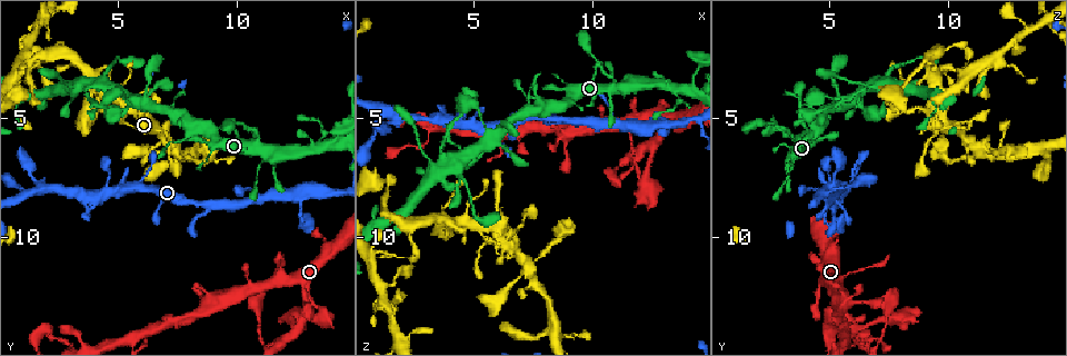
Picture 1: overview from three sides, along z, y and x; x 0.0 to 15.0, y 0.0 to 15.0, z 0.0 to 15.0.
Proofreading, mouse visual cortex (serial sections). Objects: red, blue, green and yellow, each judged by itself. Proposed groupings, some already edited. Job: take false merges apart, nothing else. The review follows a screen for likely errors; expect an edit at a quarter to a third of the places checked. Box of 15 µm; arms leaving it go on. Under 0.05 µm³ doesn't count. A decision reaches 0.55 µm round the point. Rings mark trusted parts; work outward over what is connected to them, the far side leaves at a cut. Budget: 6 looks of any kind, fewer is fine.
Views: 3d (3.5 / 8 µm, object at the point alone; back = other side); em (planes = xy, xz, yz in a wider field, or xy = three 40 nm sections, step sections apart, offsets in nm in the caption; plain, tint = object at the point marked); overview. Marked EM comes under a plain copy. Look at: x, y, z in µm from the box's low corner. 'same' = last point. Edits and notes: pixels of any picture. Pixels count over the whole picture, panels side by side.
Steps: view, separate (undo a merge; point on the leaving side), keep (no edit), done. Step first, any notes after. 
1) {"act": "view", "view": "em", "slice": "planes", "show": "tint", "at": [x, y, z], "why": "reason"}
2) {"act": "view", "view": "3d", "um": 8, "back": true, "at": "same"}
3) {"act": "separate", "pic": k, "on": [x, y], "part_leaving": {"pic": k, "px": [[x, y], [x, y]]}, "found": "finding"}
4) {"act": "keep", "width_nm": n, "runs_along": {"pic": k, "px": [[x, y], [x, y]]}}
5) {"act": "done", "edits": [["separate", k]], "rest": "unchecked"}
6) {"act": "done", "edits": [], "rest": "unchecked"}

{"act": "view", "view": "3d", "um": 3.5, "back": true, "at": [10.9, 5.9, 3.4], "why": "abrupt turn"}

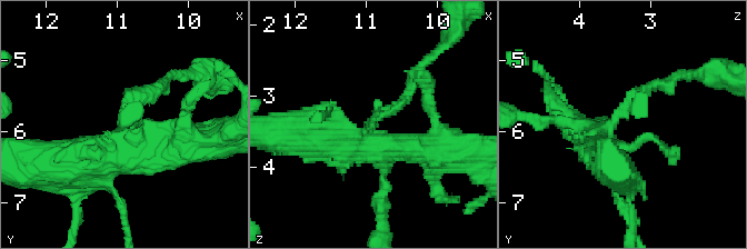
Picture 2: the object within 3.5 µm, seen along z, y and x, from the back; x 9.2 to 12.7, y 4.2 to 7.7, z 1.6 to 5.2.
{"act": "view", "view": "em", "slice": "xy", "step": 3, "show": "tint", "at": [10.95, 5.80, 3.50], "arm_widths_nm": [150, 400], "why": "now the EM"}

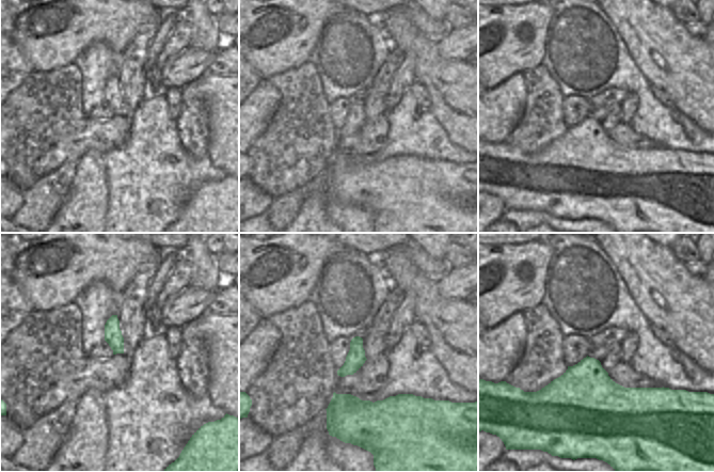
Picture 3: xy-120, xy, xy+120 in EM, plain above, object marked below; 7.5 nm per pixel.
{"act": "keep", "runs_along": {"pic": 2, "px": [[598, 150], [631, 99], [658, 85]]}, "found": "all the same cell"}

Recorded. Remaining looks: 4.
{"act": "view", "view": "3d", "um": 3.5, "at": [3.9, 3.6, 7.1], "why": "small branch off a trunk"}

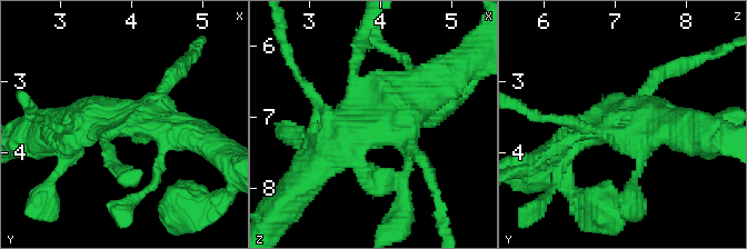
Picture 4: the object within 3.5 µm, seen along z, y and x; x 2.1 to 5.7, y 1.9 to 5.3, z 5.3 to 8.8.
{"act": "view", "view": "em", "slice": "xy", "step": 1, "show": "tint", "at": [3.95, 3.50, 7.15], "why": "now the EM"}

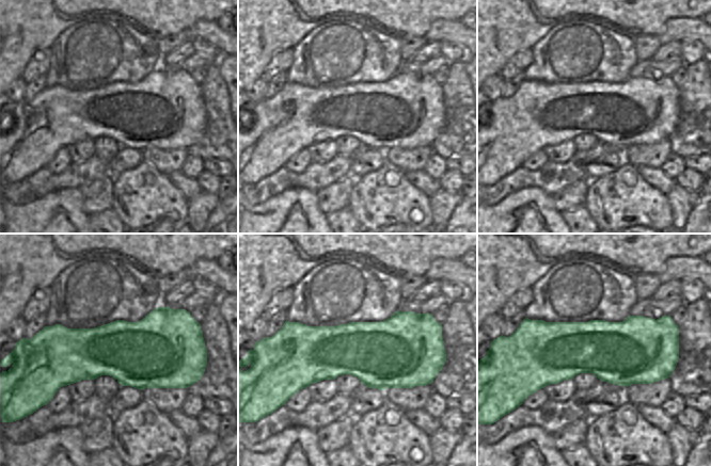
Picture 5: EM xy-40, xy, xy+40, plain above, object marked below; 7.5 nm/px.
{"act": "keep", "width_nm": 500, "runs_along": {"pic": 4, "px": [[449, 79], [326, 156]]}, "found": "continuous, no second cell"}

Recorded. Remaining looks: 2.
{"act": "view", "view": "3d", "um": 3.5, "back": true, "at": [1.3, 4.1, 7.7], "why": "abrupt turn"}

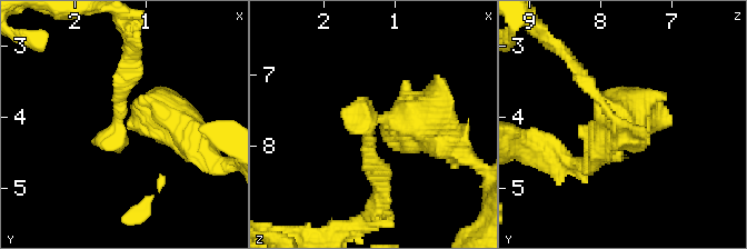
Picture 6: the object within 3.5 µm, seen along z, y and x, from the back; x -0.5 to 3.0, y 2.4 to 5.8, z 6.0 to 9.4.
{"act": "view", "view": "em", "slice": "xy", "step": 1, "show": "tint", "at": [1.25, 4.10, 7.60]}

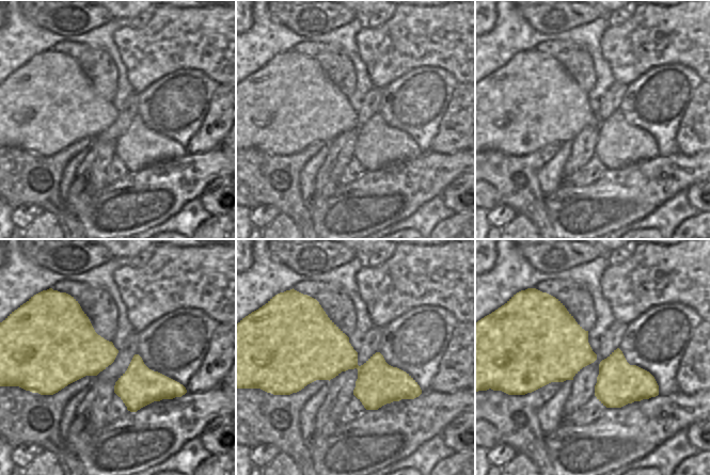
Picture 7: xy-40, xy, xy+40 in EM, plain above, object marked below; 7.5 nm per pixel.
{"act": "keep", "runs_along": {"pic": 6, "px": [[122, 80], [119, 128], [170, 118], [195, 138]]}, "found": "all the same cell"}

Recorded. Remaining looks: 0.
{"act": "done", "edits": [], "rest": "unchecked"}

